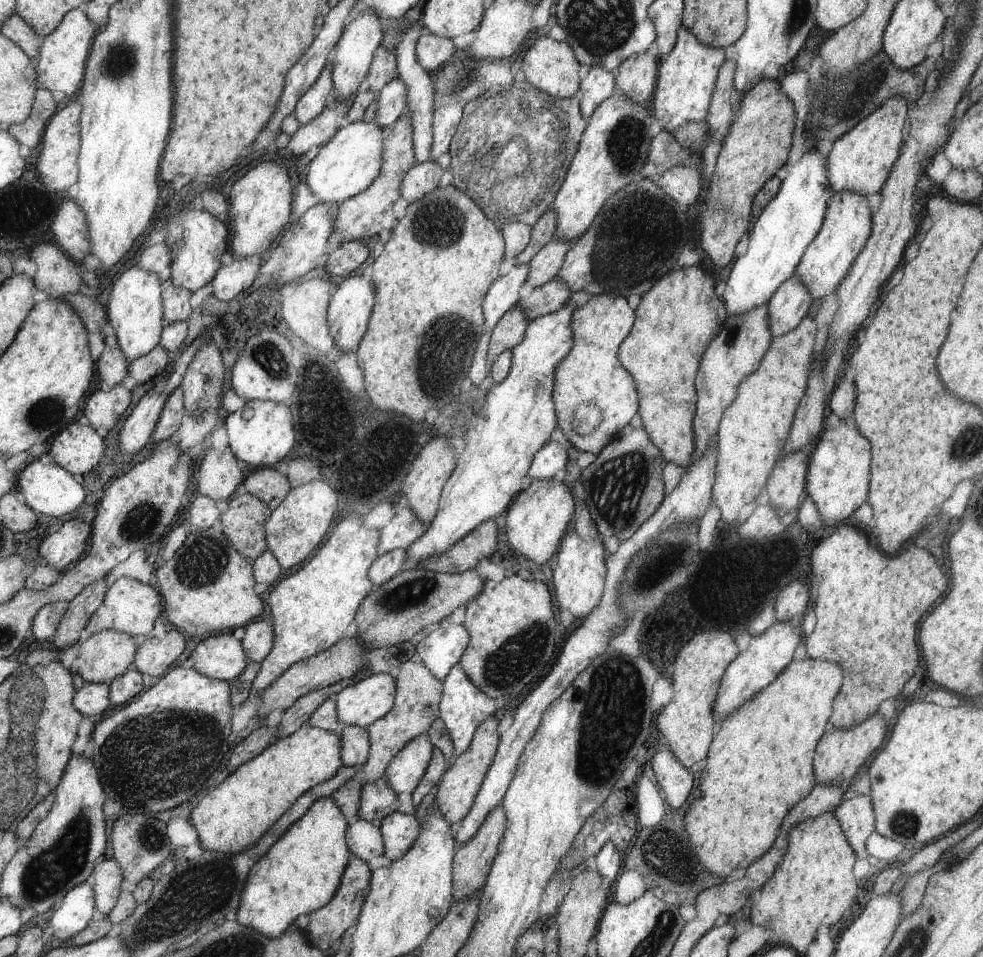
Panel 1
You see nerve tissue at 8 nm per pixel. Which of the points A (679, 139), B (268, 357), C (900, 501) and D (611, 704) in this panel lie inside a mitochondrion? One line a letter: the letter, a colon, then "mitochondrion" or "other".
A: other
B: mitochondrion
C: other
D: mitochondrion

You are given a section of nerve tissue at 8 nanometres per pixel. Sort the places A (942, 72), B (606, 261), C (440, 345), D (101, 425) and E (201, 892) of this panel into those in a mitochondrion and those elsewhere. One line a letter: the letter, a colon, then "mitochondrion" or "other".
A: other
B: mitochondrion
C: mitochondrion
D: other
E: mitochondrion

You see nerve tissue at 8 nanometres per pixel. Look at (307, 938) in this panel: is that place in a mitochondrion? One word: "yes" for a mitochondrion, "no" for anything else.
no

